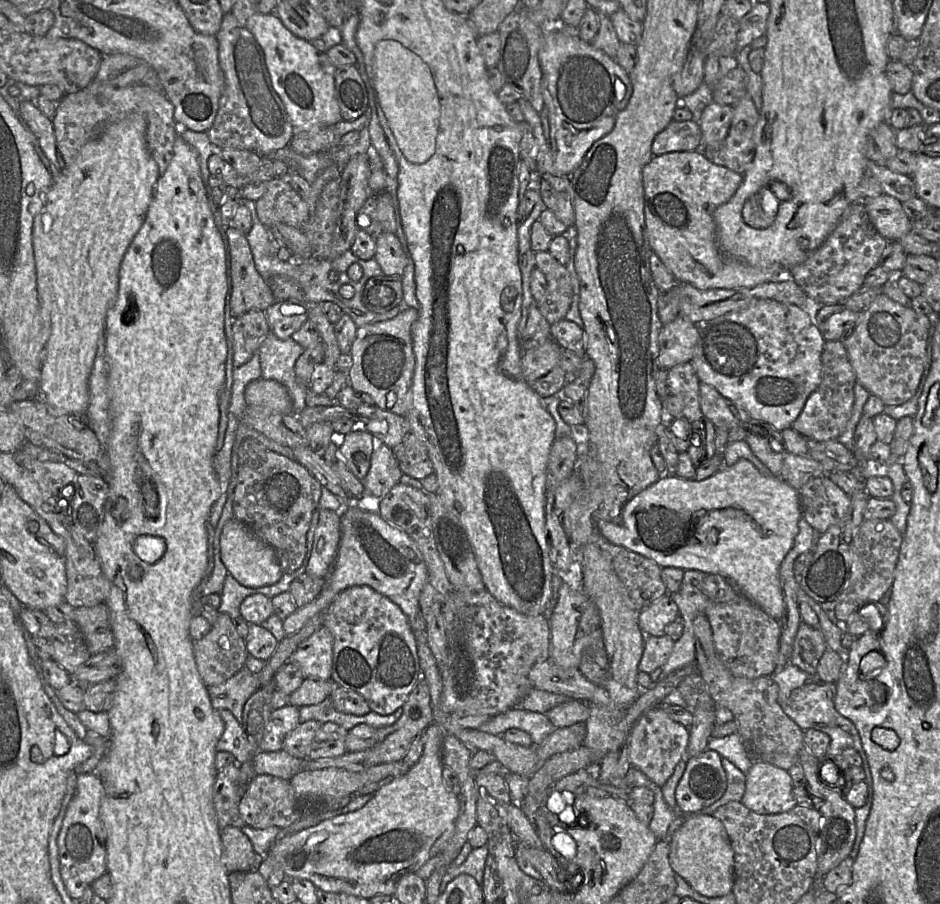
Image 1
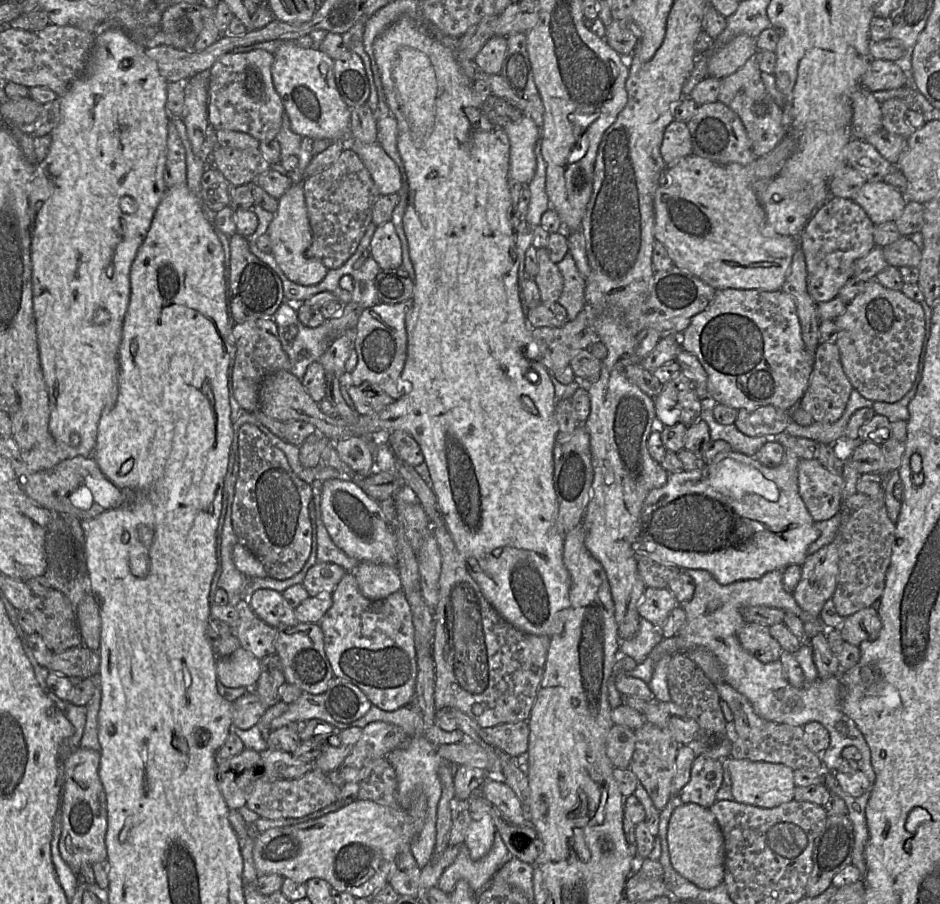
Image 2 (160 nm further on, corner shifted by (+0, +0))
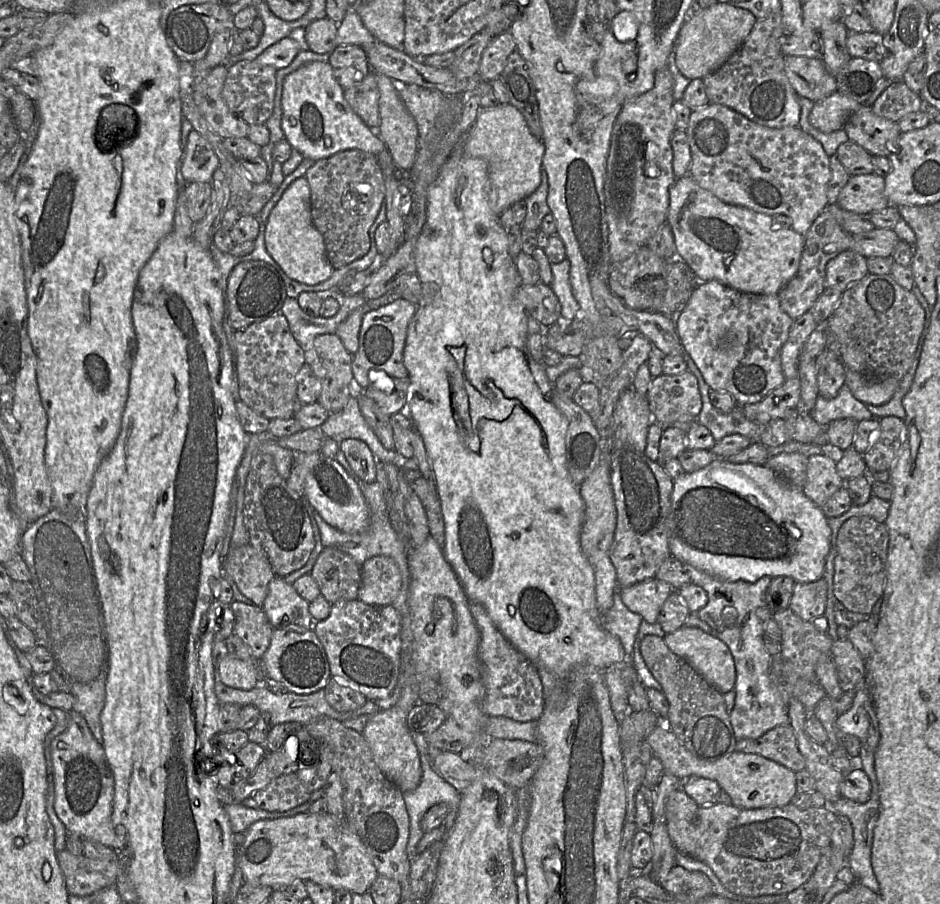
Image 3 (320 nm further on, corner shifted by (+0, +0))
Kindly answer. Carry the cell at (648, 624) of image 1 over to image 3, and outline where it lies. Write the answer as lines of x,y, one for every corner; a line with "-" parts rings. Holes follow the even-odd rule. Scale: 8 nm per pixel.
653,577
618,590
630,611
653,624
658,622
659,611
674,589
669,583

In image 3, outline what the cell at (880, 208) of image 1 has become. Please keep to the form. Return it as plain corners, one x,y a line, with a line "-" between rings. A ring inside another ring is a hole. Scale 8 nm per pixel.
876,173
852,175
838,195
836,204
847,211
869,215
889,206
885,179

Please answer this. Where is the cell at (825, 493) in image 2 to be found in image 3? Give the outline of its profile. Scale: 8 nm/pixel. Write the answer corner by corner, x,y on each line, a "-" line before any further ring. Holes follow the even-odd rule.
828,455
809,456
806,474
802,492
820,508
845,485
837,472
836,462

